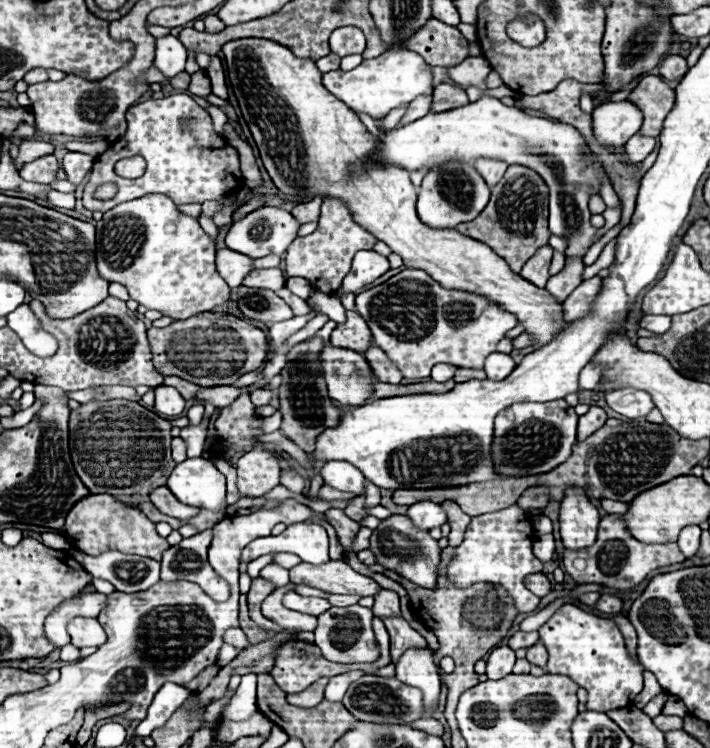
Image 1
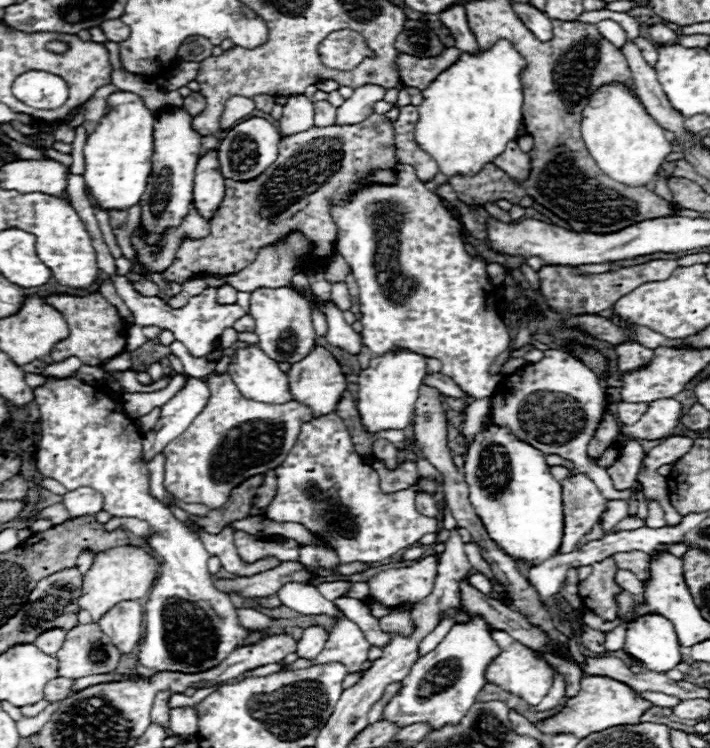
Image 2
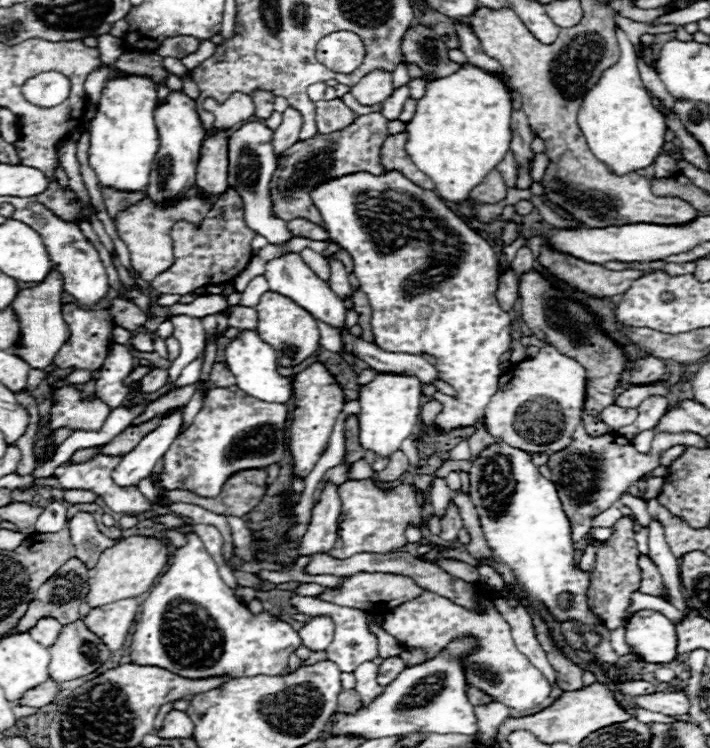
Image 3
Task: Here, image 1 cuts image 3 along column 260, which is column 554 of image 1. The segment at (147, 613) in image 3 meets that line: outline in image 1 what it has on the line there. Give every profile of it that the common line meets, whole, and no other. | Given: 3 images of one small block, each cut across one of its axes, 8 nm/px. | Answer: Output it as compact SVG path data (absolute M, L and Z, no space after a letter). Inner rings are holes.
M564 604L538 632L550 654L546 666L548 674L570 676L578 686L586 688L588 710L608 712L628 708L642 690L644 666L634 658L630 660L624 636L614 620L598 618L580 610L578 606Z

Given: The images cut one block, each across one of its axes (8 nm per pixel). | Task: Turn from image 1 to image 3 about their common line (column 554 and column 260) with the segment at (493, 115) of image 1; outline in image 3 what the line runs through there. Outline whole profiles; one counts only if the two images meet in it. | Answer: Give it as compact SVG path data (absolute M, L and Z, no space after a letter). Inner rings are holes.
M254 120L242 124L228 140L228 186L234 188L244 202L244 220L246 226L258 232L268 240L268 244L284 244L292 238L288 230L288 222L276 218L272 212L272 196L270 196L270 180L276 170L276 156L272 146L272 130L264 126L264 122Z

